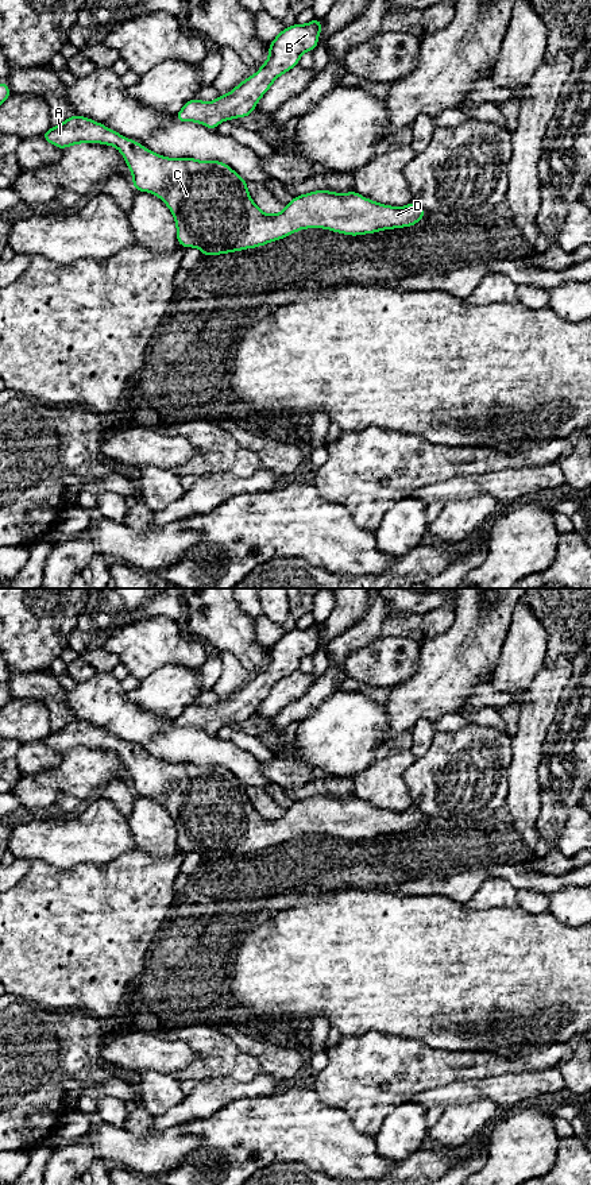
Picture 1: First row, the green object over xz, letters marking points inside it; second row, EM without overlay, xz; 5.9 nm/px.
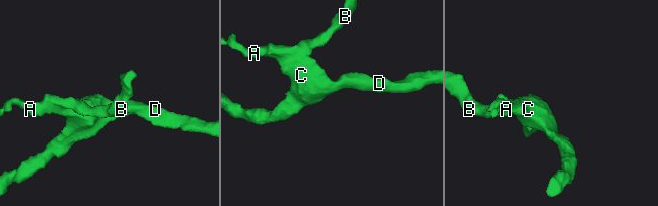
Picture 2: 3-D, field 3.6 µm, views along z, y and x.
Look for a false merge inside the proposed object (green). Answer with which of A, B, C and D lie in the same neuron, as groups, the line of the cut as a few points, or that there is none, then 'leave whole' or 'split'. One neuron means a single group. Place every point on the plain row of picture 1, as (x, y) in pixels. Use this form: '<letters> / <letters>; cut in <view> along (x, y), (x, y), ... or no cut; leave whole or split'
A B C D; no cut; leave whole

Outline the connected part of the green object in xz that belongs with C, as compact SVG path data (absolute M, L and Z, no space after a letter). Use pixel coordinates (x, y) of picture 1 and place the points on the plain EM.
M80 719L67 722L62 729L47 734L42 741L59 754L78 748L103 748L117 752L132 777L132 790L136 796L150 796L158 800L174 821L178 849L185 853L200 853L204 861L255 853L305 833L325 833L356 841L382 834L410 831L417 829L426 818L413 806L402 812L394 812L371 806L355 795L344 799L314 795L293 802L281 818L267 819L250 802L247 787L220 765L166 763L150 756L139 746L127 744L104 729Z

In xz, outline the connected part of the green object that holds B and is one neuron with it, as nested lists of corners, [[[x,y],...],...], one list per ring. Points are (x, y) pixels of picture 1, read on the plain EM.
[[[313,624],[308,629],[294,629],[282,634],[270,648],[269,663],[251,682],[247,682],[228,699],[219,700],[212,707],[197,703],[189,705],[174,719],[178,726],[201,727],[210,734],[236,722],[247,722],[271,688],[283,678],[298,669],[305,656],[313,656],[322,636],[321,625]]]

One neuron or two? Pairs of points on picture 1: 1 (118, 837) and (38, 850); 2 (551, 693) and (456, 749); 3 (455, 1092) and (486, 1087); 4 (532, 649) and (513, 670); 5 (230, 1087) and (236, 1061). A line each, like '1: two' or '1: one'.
1: one
2: two
3: one
4: one
5: two

